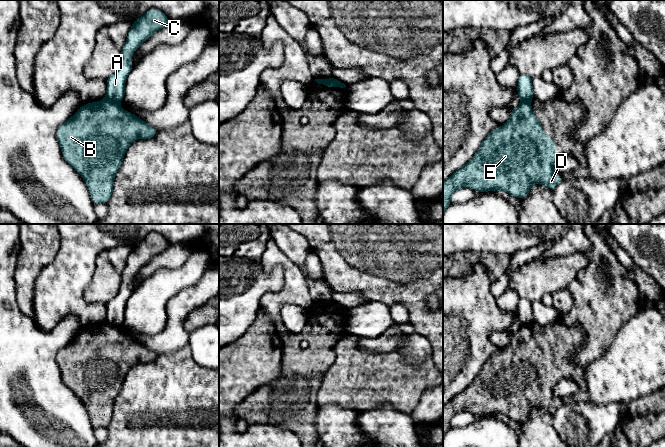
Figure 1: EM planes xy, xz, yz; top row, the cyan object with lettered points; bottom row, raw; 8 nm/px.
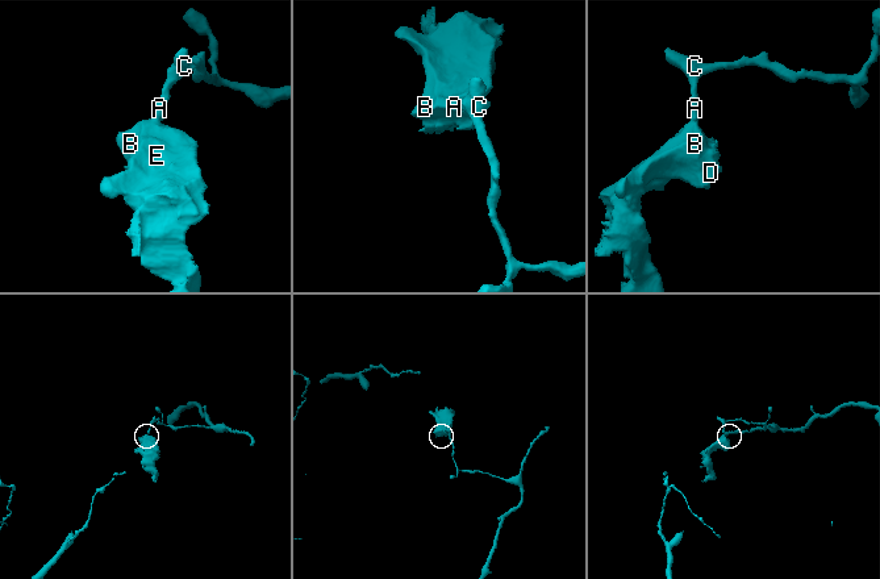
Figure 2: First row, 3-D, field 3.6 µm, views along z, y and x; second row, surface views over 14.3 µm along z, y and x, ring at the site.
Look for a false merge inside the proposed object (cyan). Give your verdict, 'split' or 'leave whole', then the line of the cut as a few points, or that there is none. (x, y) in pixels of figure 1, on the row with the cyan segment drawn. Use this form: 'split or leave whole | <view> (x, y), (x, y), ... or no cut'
split | xy (105, 98), (117, 103)

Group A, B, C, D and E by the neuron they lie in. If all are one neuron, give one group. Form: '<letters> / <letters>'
A C / B D E

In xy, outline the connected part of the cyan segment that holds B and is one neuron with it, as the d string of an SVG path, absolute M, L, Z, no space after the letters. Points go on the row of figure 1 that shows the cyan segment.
M104 99L80 107L72 117L59 125L56 137L64 159L80 173L90 191L92 202L98 204L110 200L115 173L129 145L136 139L150 139L157 133L156 128L123 110L118 103Z

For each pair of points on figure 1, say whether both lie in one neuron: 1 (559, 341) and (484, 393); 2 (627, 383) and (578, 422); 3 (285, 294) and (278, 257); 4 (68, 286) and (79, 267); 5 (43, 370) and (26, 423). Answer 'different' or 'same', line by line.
1: same
2: different
3: same
4: same
5: same

